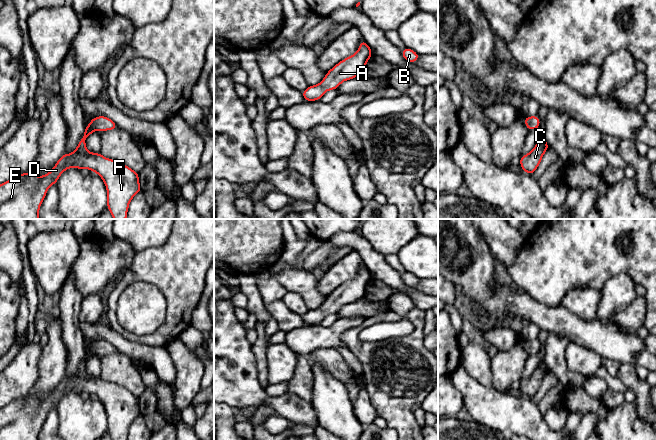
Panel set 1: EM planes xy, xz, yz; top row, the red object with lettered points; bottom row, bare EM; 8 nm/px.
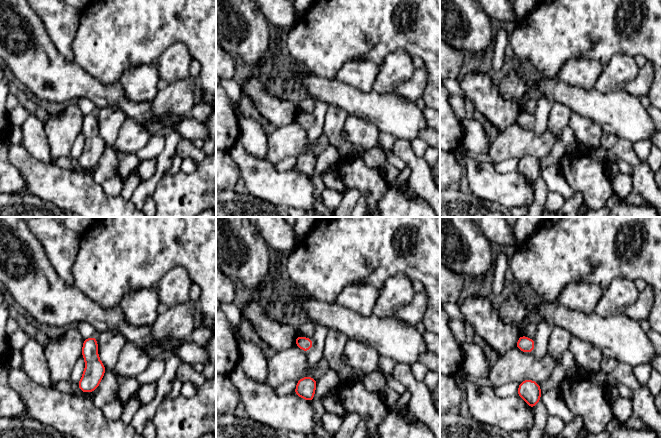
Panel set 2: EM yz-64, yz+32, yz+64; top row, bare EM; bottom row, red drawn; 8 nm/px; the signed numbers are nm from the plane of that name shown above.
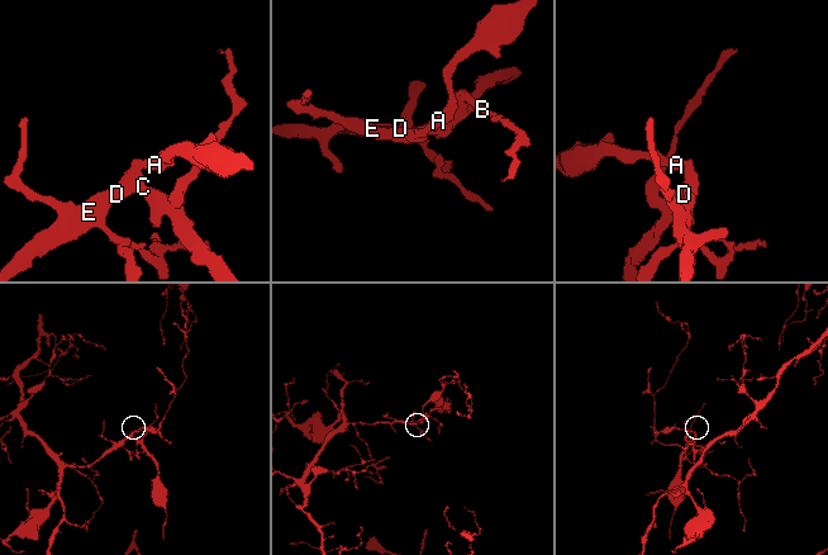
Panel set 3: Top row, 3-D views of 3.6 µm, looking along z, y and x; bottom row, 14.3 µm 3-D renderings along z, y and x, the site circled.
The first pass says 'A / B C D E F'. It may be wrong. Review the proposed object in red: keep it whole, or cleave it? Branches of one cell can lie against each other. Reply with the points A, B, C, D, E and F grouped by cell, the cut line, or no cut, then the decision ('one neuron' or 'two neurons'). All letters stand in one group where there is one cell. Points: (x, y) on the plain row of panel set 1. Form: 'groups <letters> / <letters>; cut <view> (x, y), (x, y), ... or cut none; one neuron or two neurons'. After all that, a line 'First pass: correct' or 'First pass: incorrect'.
groups A B C D E F; cut none; one neuron
First pass: incorrect

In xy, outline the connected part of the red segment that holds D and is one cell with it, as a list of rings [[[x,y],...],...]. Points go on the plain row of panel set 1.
[[[106,340],[94,341],[90,348],[85,350],[84,358],[78,366],[76,374],[71,378],[64,377],[48,398],[36,400],[30,397],[21,397],[0,408],[0,440],[39,440],[39,432],[48,412],[56,408],[60,399],[68,392],[87,392],[90,395],[95,395],[105,407],[107,431],[111,439],[127,440],[130,425],[142,415],[139,408],[139,397],[116,384],[105,382],[101,377],[90,377],[85,369],[86,362],[94,355],[108,355],[117,352],[115,346]]]

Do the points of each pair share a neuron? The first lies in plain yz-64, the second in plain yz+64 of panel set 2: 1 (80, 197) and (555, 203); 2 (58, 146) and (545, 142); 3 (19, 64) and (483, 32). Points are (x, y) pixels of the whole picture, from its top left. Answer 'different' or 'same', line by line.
1: different
2: same
3: same

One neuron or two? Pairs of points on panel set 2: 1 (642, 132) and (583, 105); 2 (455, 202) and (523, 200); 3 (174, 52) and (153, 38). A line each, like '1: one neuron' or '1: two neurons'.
1: one neuron
2: two neurons
3: two neurons

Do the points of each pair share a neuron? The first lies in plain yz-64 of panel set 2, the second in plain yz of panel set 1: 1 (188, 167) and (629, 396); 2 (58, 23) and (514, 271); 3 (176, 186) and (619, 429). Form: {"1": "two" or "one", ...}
{"1": "one", "2": "two", "3": "one"}

